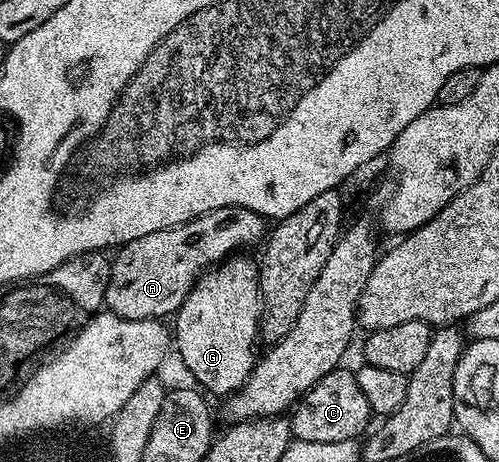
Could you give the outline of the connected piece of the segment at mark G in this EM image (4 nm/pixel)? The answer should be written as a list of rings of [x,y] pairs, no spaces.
[[[234,254],[220,264],[214,264],[209,271],[202,272],[187,298],[183,298],[183,306],[179,306],[175,314],[176,320],[175,352],[181,355],[179,360],[186,373],[192,379],[194,376],[198,380],[196,383],[206,393],[214,392],[218,398],[238,392],[243,382],[247,382],[247,378],[253,373],[253,365],[259,359],[256,344],[259,344],[261,327],[261,269],[258,261],[254,257],[252,260],[249,254]]]

